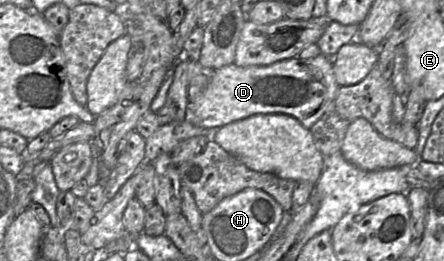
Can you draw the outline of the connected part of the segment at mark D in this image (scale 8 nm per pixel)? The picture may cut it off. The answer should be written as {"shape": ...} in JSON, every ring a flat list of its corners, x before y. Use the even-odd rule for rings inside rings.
{"shape":[[321,53,310,59,296,56,265,66,240,67,232,63,214,70,213,78,204,91,188,102,186,120,201,128,218,130,229,123,257,114,285,114,296,118,305,128,310,129,334,100,339,87,335,79,333,58]]}

